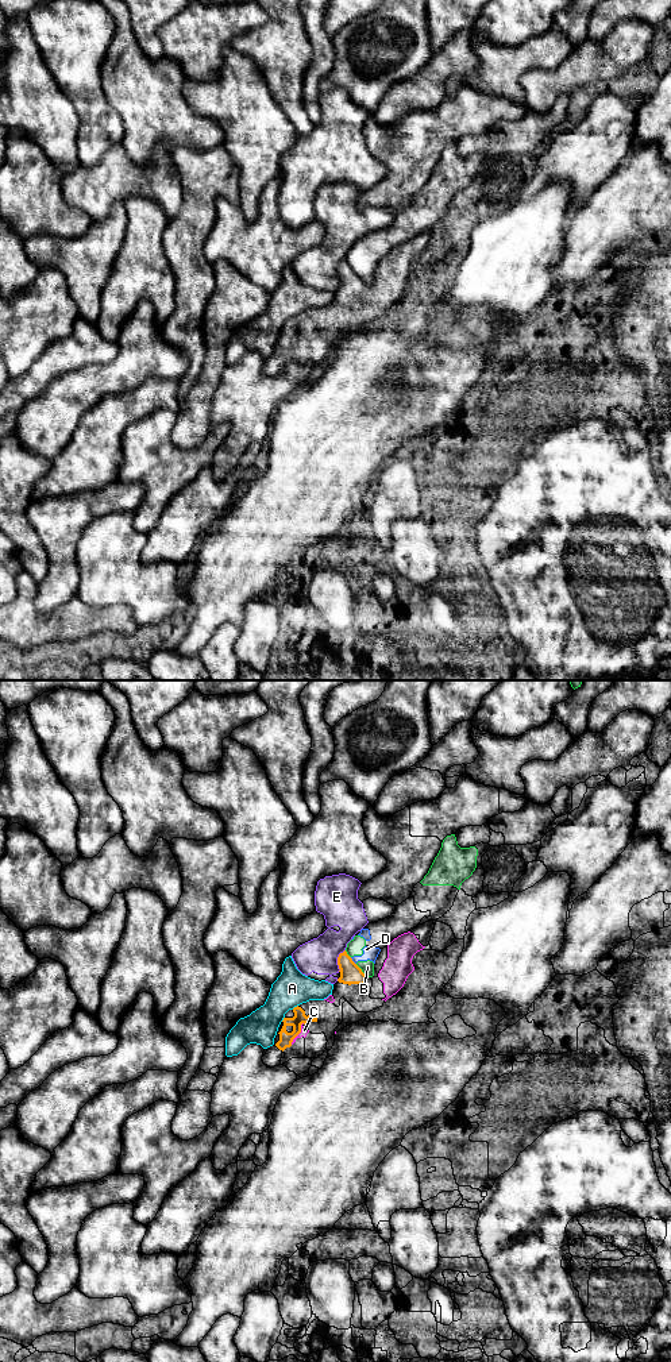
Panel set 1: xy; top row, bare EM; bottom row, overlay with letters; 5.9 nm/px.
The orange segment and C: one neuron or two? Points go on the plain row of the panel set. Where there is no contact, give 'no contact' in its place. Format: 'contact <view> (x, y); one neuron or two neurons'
contact xy (300, 340); one neuron

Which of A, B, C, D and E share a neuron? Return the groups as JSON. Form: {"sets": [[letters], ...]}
{"sets": [["A"], ["B", "D"], ["C"], ["E"]]}

